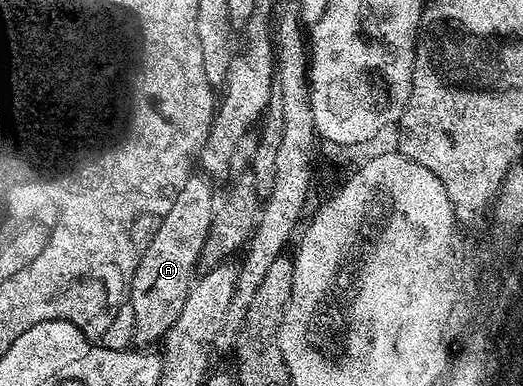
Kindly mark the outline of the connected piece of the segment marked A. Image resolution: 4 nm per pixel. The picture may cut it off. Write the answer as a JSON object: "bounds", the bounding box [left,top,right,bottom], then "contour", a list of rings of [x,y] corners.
{"bounds":[127,176,215,343],"contour":[[[190,176],[187,184],[183,184],[183,192],[179,192],[175,204],[171,204],[171,212],[163,216],[163,224],[154,229],[151,244],[147,244],[147,252],[143,252],[139,268],[135,268],[127,305],[135,308],[135,338],[138,343],[160,343],[164,339],[175,320],[179,320],[179,312],[183,312],[183,304],[187,301],[187,292],[193,287],[198,273],[197,261],[202,261],[205,252],[215,201],[214,183],[208,177],[197,177]]]}

